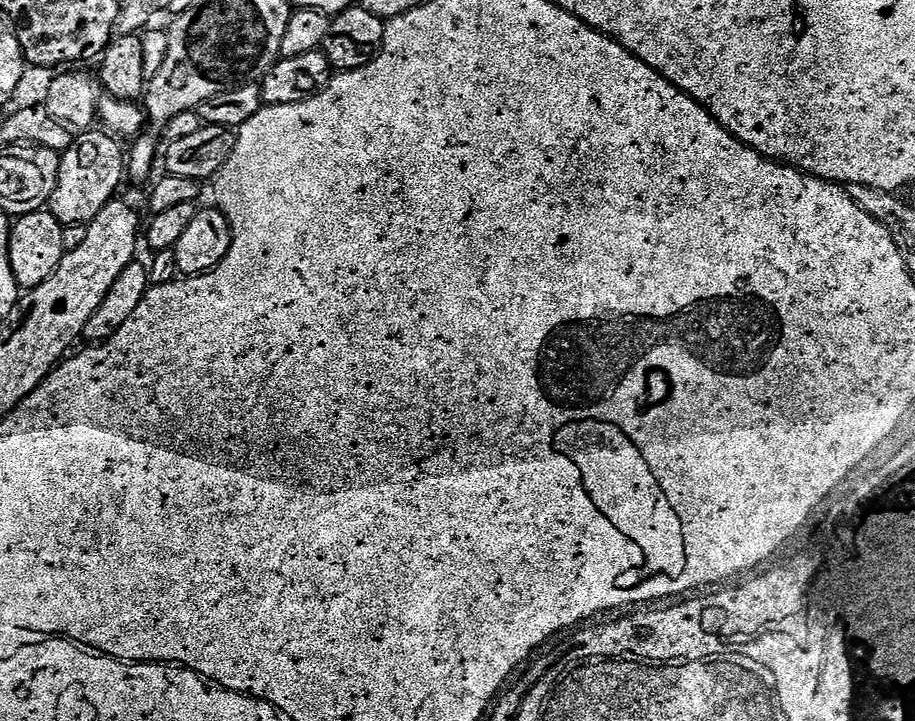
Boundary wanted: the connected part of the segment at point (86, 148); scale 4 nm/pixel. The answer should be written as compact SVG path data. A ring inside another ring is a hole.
M88 130L83 133L84 136L77 139L65 150L60 158L60 173L58 174L58 186L54 190L50 201L50 211L59 218L60 223L65 226L71 224L81 224L87 226L91 224L92 219L111 202L117 195L116 192L120 188L120 183L126 180L126 152L120 149L121 141L115 135L109 134L107 131L94 132Z

